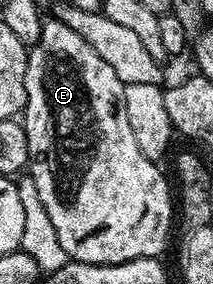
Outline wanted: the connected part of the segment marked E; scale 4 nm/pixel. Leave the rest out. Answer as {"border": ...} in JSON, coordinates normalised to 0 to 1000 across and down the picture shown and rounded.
{"border":[[[258,70],[211,74],[183,137],[150,165],[136,165],[122,232],[122,324],[127,366],[103,391],[103,440],[127,479],[127,528],[136,553],[131,613],[160,627],[178,680],[207,718],[239,785],[272,824],[272,849],[291,859],[324,912],[385,930],[460,930],[512,937],[516,930],[573,930],[653,908],[756,905],[751,891],[789,866],[789,806],[808,796],[808,718],[817,732],[817,683],[789,673],[789,641],[770,613],[746,599],[718,560],[667,549],[667,521],[648,521],[648,493],[629,493],[629,461],[610,454],[610,423],[592,423],[592,352],[582,349],[587,296],[535,268],[535,239],[347,113],[347,99],[310,99],[310,85]]]}

